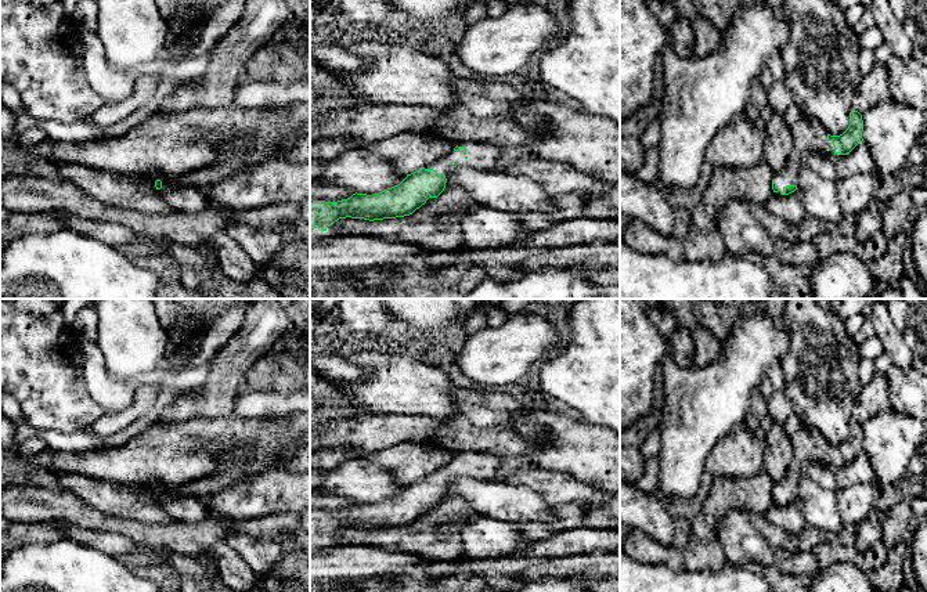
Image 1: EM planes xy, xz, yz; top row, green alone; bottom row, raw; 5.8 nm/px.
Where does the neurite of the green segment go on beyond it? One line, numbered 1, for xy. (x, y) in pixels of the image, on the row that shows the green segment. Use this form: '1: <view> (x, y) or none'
1: none

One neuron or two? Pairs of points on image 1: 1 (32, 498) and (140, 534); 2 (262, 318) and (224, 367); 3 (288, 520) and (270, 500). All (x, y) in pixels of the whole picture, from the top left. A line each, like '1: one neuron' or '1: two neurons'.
1: one neuron
2: one neuron
3: two neurons

